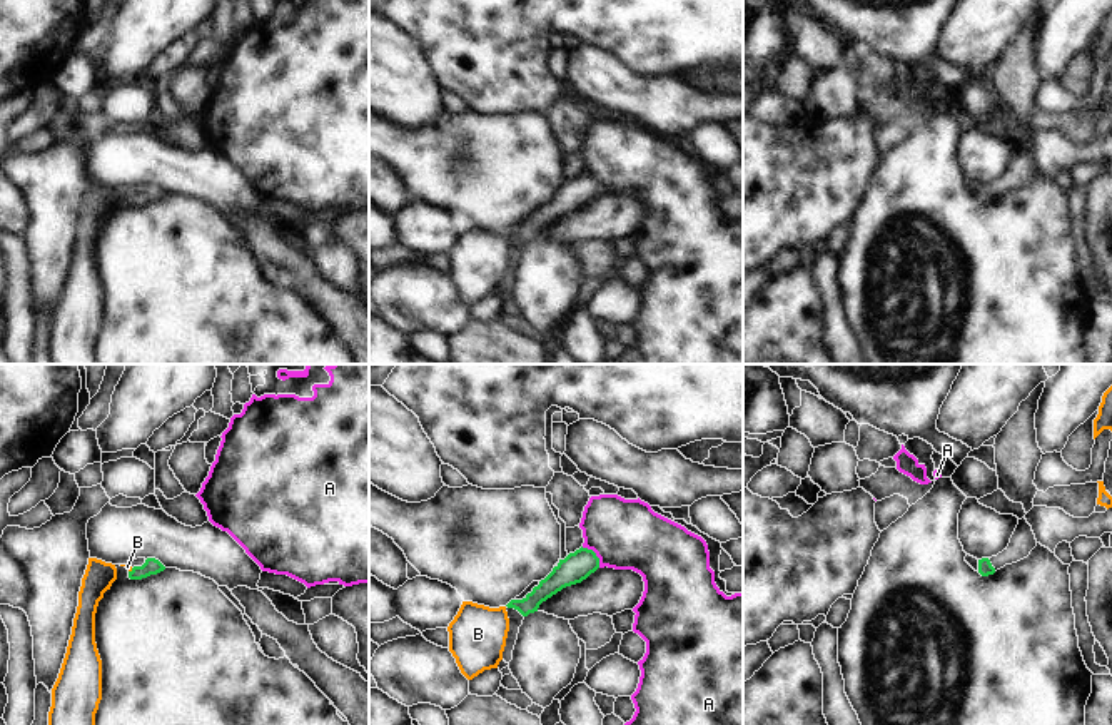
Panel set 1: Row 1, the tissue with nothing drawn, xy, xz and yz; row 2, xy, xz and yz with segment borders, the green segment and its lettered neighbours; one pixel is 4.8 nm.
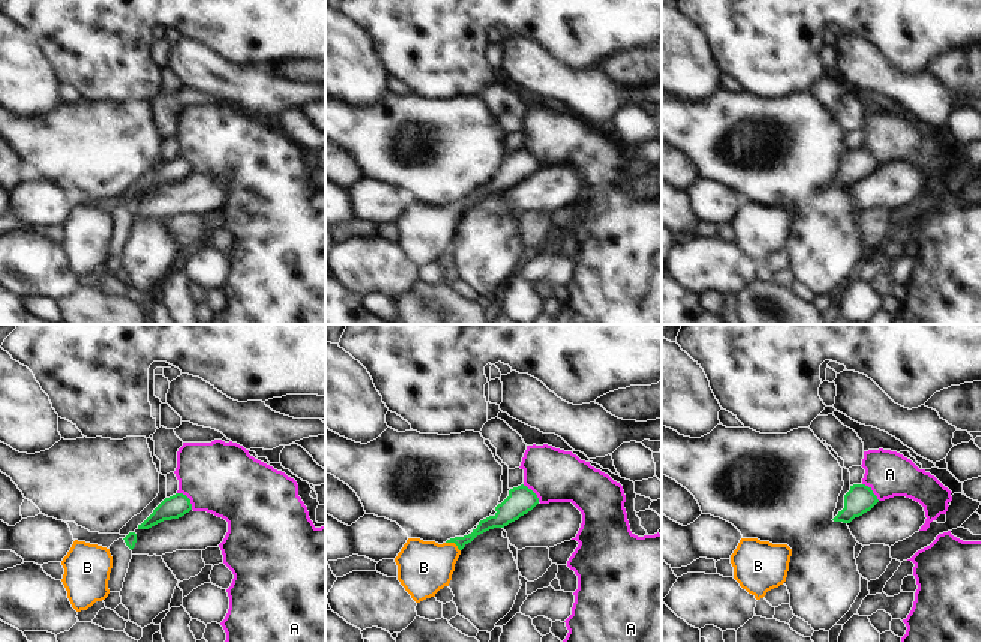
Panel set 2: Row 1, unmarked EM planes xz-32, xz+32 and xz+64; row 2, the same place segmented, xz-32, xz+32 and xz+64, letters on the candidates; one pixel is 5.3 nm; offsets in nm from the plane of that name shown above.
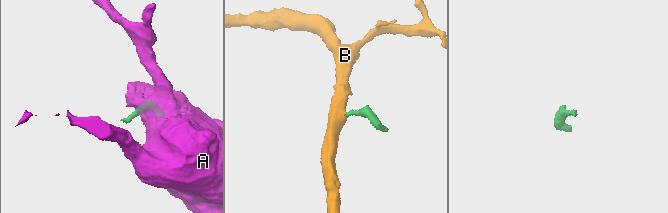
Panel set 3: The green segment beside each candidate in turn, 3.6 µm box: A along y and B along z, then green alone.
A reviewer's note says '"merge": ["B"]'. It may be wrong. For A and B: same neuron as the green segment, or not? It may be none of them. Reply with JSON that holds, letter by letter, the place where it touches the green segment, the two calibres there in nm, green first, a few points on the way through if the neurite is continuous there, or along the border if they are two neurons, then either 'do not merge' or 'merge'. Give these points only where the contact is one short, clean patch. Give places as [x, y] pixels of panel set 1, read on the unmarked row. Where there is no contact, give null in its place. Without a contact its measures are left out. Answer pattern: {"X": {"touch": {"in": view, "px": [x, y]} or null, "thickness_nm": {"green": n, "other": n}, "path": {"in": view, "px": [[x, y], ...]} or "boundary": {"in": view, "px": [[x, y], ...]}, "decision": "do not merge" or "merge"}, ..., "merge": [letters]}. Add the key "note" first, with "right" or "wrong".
{"note": "right", "A": {"touch": {"in": "xz", "px": [595, 179]}, "thickness_nm": {"green": 140, "other": 340}, "boundary": {"in": "xz", "px": [[581, 172], [595, 179], [600, 192]]}, "decision": "do not merge"}, "B": {"touch": {"in": "xy", "px": [132, 196]}, "thickness_nm": {"green": 80, "other": 20}, "path": {"in": "xy", "px": [[151, 192], [132, 196], [127, 192]]}, "decision": "merge"}, "merge": ["B"]}

